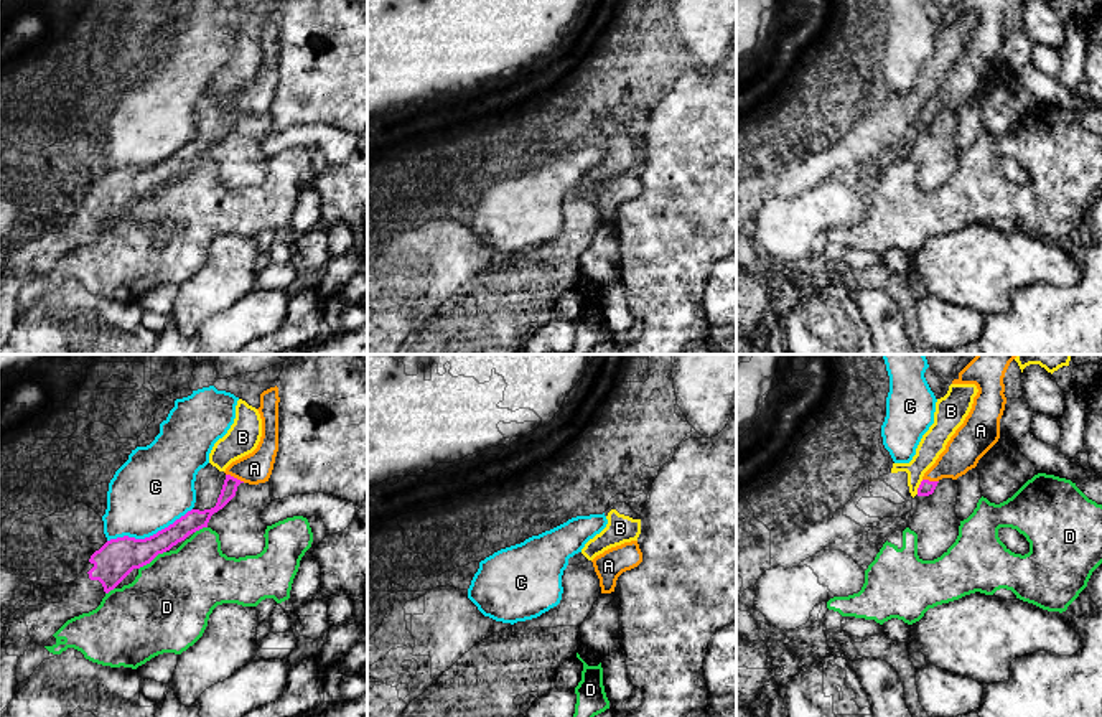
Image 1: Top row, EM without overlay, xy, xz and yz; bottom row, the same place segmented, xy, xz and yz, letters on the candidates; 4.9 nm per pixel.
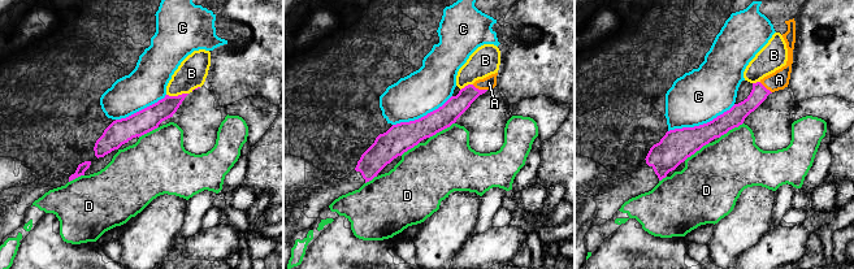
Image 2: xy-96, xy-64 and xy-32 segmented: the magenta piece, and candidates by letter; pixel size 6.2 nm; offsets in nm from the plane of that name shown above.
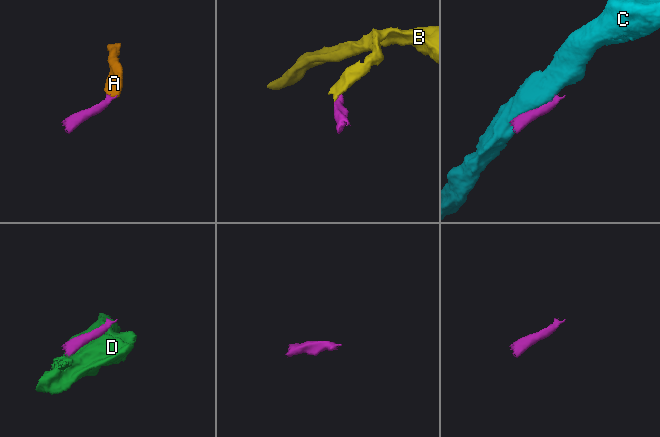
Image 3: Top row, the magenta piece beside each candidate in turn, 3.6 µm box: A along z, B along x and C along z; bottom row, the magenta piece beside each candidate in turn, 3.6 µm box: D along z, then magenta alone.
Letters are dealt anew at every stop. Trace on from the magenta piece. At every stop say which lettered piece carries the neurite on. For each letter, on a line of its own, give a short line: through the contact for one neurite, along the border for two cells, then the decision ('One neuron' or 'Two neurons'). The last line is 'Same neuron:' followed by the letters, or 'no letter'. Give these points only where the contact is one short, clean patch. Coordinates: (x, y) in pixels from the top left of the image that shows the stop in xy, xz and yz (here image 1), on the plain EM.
A: Line: xy (231, 114), (236, 109), (244, 101), (254, 99). One neuron
B: Line: yz (923, 111), (916, 124). Two neurons
C: Two neurons
D: Two neurons
Same neuron: A

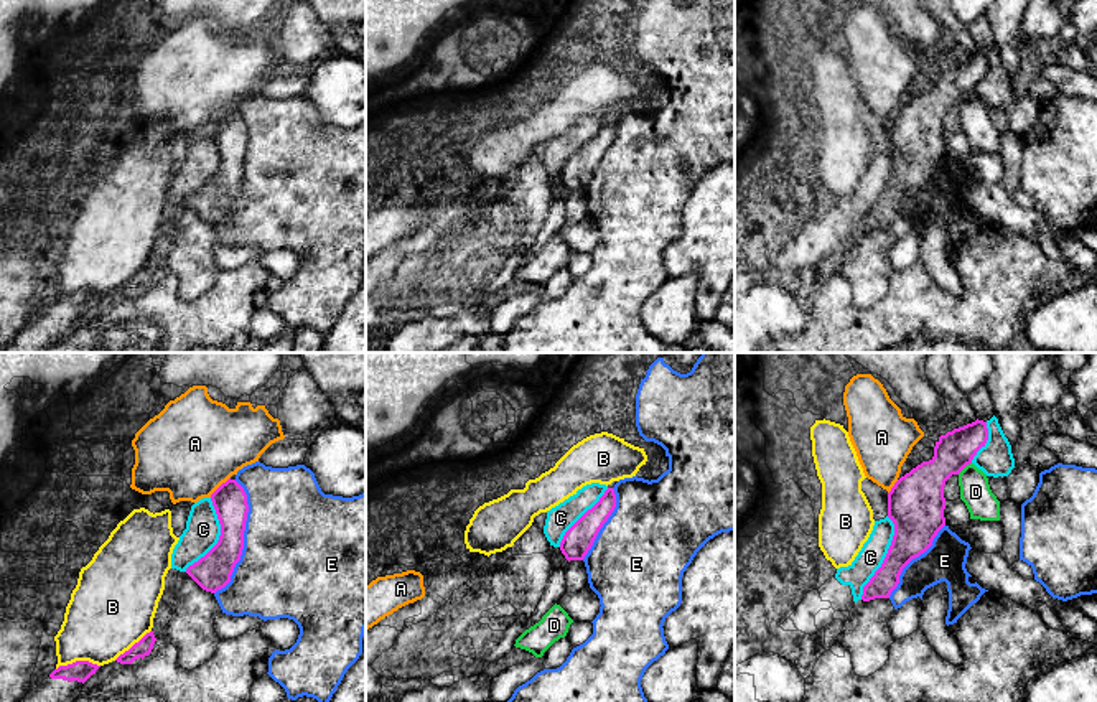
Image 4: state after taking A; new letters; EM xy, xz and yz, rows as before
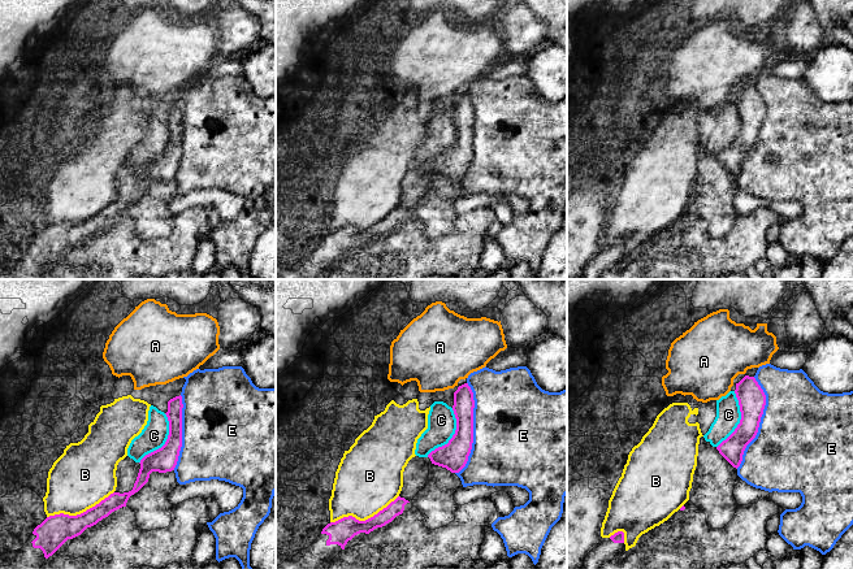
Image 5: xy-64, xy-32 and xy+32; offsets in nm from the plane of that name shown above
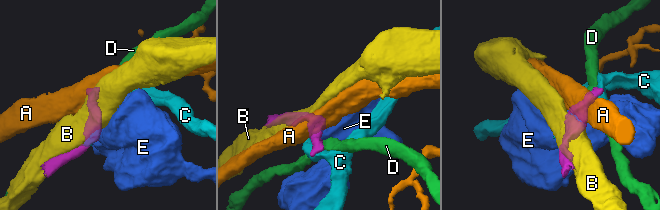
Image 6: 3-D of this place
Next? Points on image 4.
A: Line: xy (229, 107), (210, 127). Two neurons
B: Two neurons
C: Two neurons
D: Line: yz (970, 93), (957, 104). Two neurons
E: Two neurons
Same neuron: no letter

